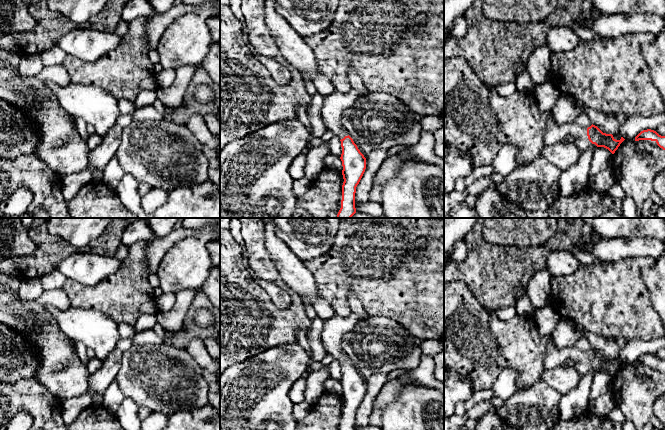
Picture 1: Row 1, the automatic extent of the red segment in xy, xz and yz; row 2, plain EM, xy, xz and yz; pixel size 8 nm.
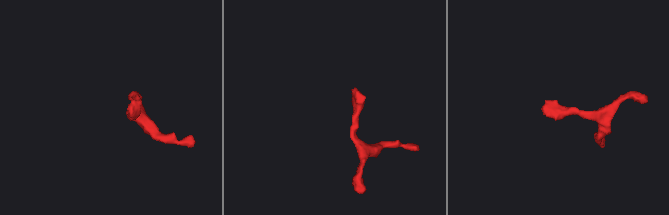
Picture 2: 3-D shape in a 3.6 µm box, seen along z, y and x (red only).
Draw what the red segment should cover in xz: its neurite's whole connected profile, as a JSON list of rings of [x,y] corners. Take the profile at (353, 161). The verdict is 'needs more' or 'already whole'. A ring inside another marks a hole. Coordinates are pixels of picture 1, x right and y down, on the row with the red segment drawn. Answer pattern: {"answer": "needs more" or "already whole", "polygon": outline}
{"answer": "needs more", "polygon": [[[351,87],[348,93],[334,92],[323,97],[321,118],[326,129],[332,131],[341,141],[342,154],[342,200],[337,218],[351,218],[356,213],[355,193],[365,169],[366,158],[360,152],[343,125],[344,111],[361,95]]]}

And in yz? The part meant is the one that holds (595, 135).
{"answer": "needs more", "polygon": [[[549,111],[543,137],[544,146],[565,142],[568,139],[573,140],[582,153],[591,147],[592,144],[595,144],[597,147],[608,149],[612,154],[615,153],[620,144],[625,140],[623,137],[620,140],[616,140],[612,134],[603,133],[593,124],[588,128],[581,127],[575,123],[557,125],[551,111]]]}

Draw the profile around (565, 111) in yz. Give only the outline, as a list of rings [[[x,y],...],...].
[[[560,94],[554,107],[551,109],[552,117],[557,125],[567,125],[572,123],[578,116],[585,114],[577,107],[576,99]]]

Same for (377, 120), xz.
[[[369,92],[344,111],[342,121],[366,158],[375,150],[415,145],[422,133],[422,117],[393,95]]]

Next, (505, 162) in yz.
[[[504,145],[497,154],[492,166],[502,176],[507,176],[517,167],[520,149],[513,145]]]

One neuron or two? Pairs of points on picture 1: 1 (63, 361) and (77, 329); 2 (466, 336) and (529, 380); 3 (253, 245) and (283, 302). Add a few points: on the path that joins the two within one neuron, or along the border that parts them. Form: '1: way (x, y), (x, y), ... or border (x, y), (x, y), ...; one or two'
1: border (57, 322), (60, 329), (74, 342); two
2: way (483, 343), (498, 343), (518, 363); one
3: border (253, 271), (256, 276), (281, 287), (291, 299); two

